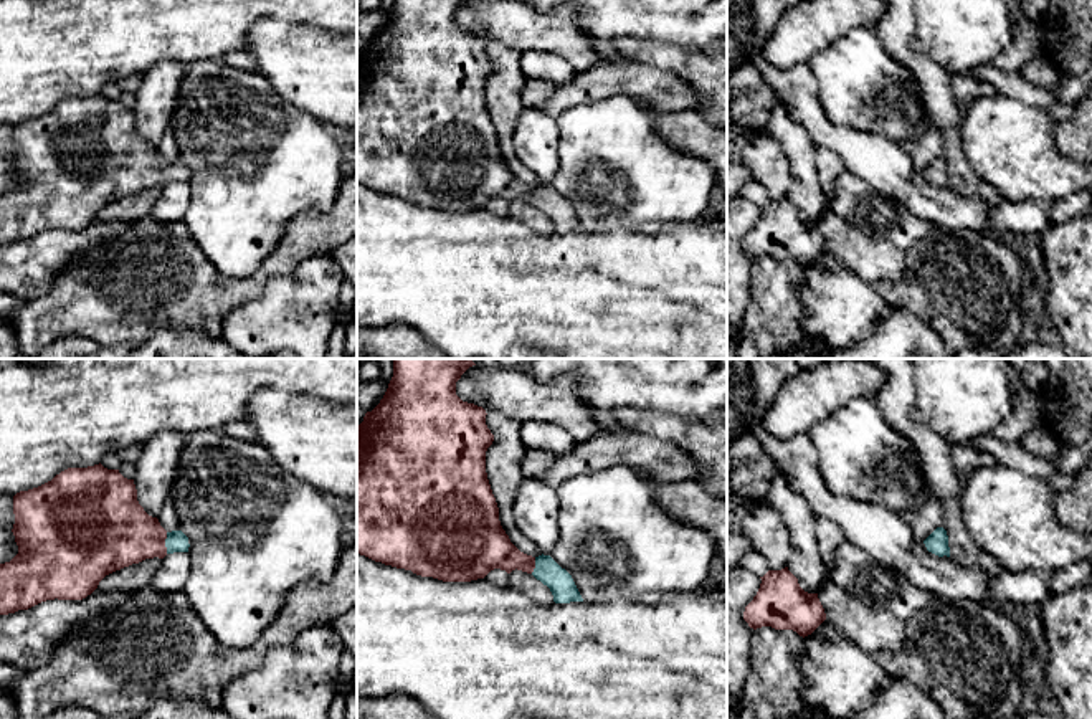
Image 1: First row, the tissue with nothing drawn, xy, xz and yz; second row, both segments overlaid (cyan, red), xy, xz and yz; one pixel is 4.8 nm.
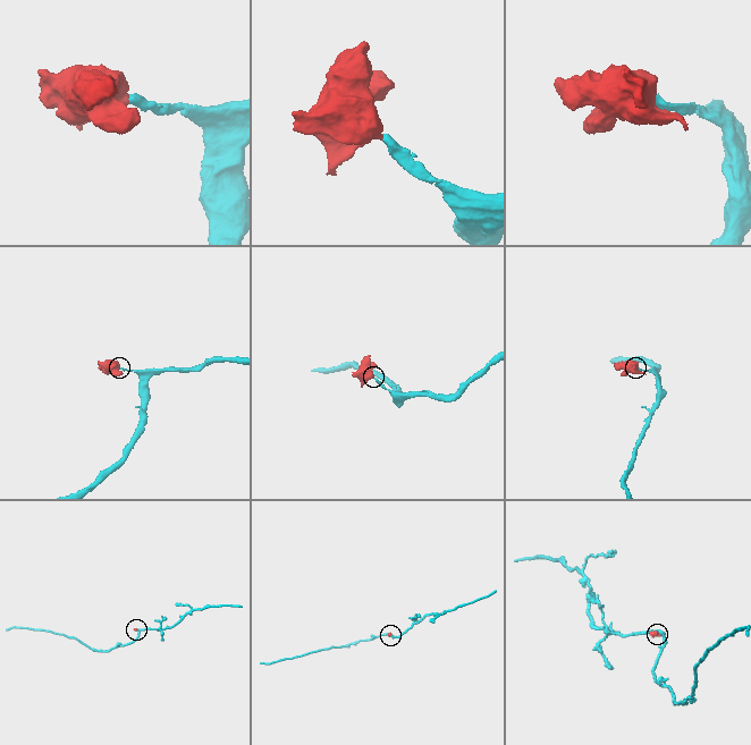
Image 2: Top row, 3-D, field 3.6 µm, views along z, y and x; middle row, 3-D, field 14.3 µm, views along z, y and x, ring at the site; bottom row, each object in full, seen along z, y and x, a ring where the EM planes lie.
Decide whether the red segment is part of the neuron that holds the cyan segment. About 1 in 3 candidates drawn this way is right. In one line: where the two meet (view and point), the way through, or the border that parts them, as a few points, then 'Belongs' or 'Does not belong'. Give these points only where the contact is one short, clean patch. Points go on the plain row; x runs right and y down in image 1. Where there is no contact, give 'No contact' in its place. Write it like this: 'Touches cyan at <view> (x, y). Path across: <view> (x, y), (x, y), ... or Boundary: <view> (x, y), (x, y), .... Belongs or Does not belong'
Touches cyan at xy (166, 172). Path across: xy (177, 171), (166, 172), (116, 162). Belongs

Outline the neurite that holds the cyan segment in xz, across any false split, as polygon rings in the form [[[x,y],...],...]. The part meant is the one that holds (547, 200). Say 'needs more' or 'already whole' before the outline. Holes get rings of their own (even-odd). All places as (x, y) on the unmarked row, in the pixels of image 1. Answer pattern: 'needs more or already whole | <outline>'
needs more | [[[393,0],[393,7],[380,33],[367,41],[363,51],[357,56],[357,183],[375,192],[396,198],[411,200],[421,207],[433,207],[443,212],[471,212],[484,208],[491,200],[501,198],[510,203],[522,200],[532,203],[547,215],[555,233],[583,231],[572,205],[562,198],[550,185],[532,187],[520,182],[509,169],[499,150],[499,137],[492,124],[486,102],[486,81],[494,71],[494,64],[486,55],[486,40],[474,33],[463,31],[456,25],[456,12],[466,0]]]

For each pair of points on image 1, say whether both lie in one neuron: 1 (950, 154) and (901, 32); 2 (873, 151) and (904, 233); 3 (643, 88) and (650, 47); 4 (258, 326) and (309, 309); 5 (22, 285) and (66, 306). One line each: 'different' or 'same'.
1: same
2: different
3: different
4: same
5: different

